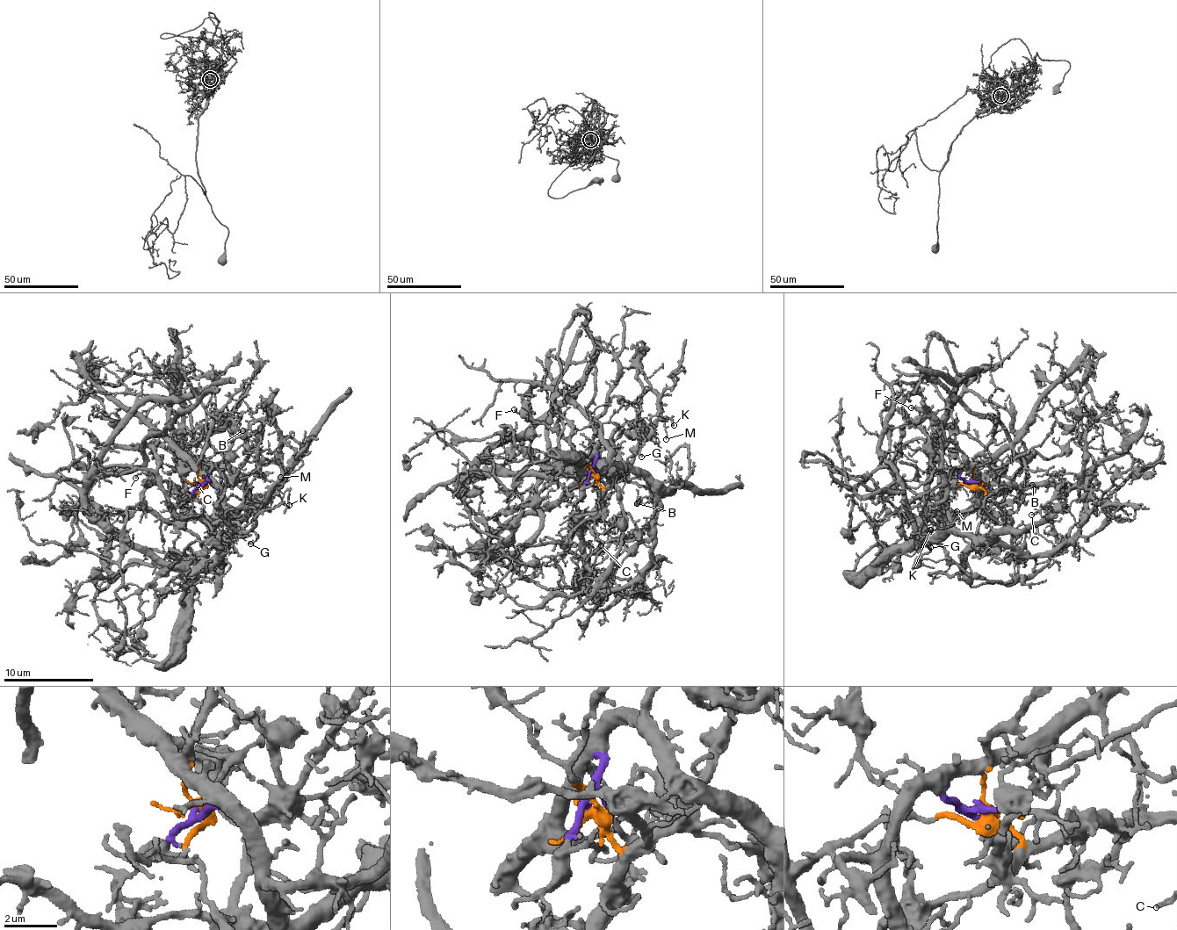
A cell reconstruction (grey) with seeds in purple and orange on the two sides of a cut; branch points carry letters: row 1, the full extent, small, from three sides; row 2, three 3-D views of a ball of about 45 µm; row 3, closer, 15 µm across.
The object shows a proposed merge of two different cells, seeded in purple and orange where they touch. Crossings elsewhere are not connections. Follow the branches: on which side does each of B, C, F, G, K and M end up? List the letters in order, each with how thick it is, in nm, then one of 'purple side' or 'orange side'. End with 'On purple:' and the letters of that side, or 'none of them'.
B: calibre 190 nm; orange side
C: calibre 170 nm; orange side
F: calibre 130 nm; orange side
G: calibre 150 nm; purple side
K: calibre 120 nm; purple side
M: calibre 110 nm; purple side
On purple: G, K, M

